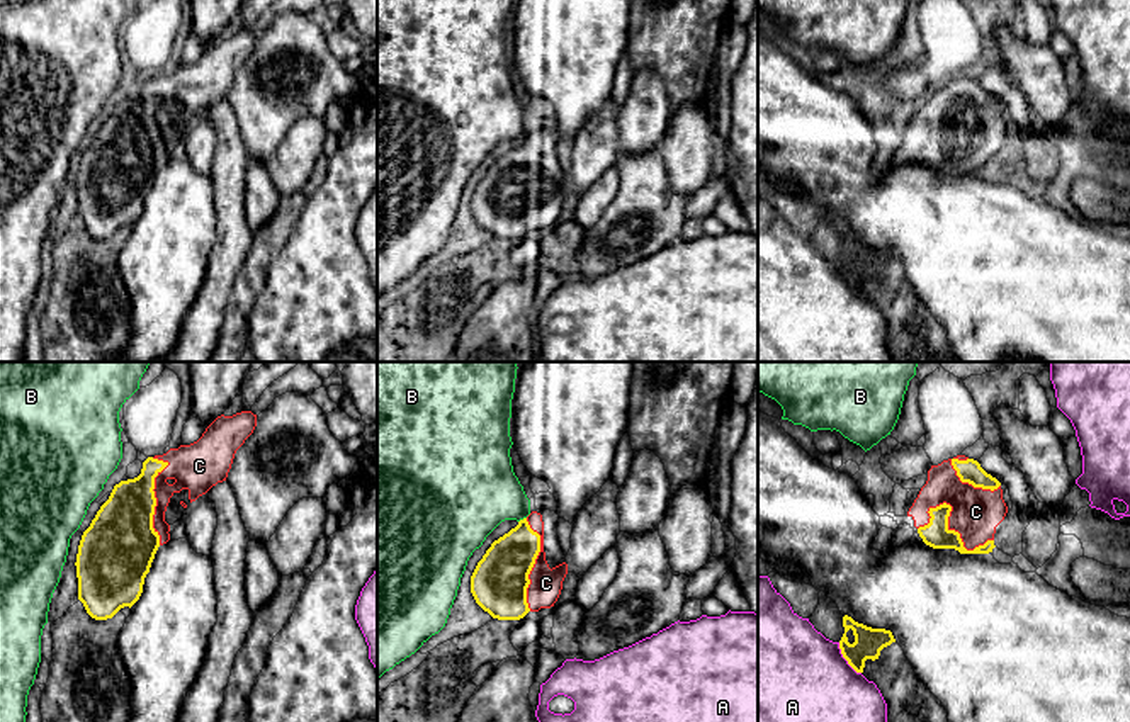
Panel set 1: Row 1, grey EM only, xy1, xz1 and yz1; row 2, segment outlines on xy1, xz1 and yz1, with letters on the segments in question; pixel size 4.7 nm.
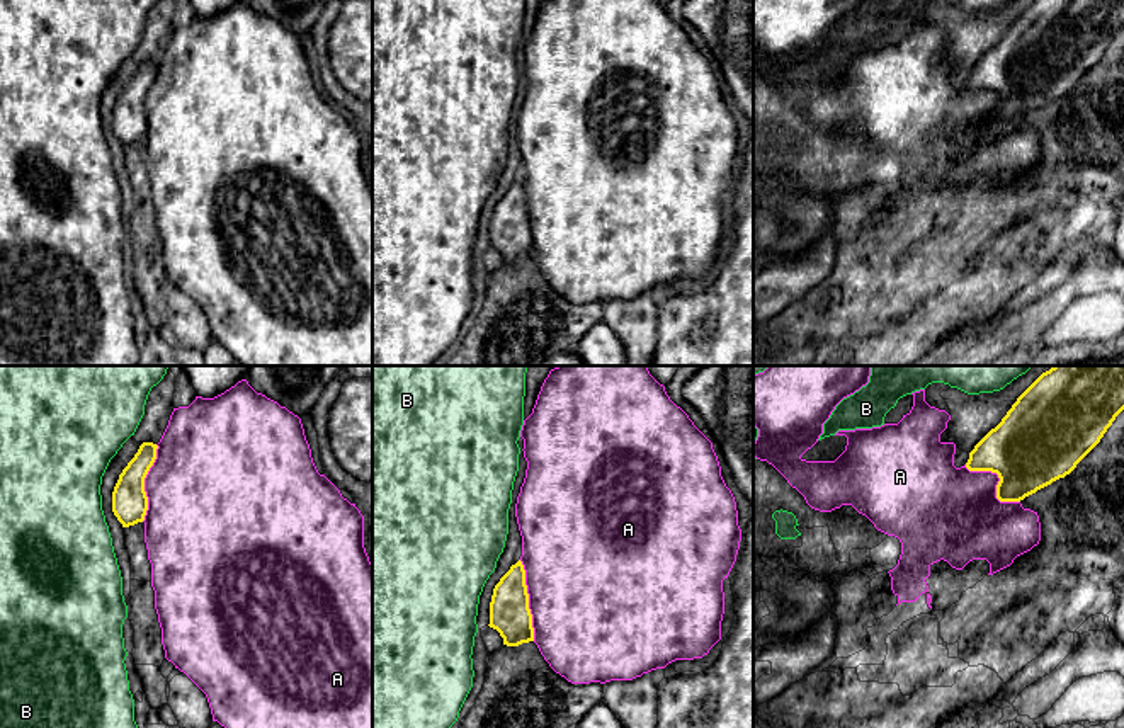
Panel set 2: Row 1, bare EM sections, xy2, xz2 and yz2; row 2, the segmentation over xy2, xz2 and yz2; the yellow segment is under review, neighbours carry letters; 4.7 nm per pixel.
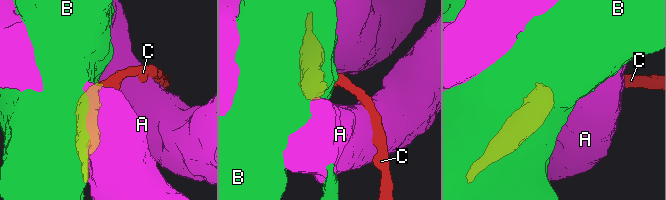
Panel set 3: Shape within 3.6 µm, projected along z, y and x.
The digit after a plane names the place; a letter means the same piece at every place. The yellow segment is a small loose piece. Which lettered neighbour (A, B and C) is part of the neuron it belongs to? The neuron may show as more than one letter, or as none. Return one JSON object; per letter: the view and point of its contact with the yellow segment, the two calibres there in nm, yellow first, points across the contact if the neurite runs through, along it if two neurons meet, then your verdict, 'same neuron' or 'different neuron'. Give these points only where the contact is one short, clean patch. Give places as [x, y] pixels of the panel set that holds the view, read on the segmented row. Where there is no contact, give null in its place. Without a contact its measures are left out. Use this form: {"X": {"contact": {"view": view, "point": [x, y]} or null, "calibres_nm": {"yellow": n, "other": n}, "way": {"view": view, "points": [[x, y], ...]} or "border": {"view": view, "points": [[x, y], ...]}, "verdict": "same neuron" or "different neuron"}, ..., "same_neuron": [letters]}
{"A": {"contact": {"view": "xz2", "point": [527, 601]}, "calibres_nm": {"yellow": 190, "other": 500}, "verdict": "different neuron"}, "B": {"contact": {"view": "xz1", "point": [524, 518]}, "calibres_nm": {"yellow": 240, "other": 360}, "verdict": "different neuron"}, "C": {"contact": {"view": "yz1", "point": [947, 522]}, "calibres_nm": {"yellow": 120, "other": 240}, "verdict": "same neuron"}, "same_neuron": ["C"]}

